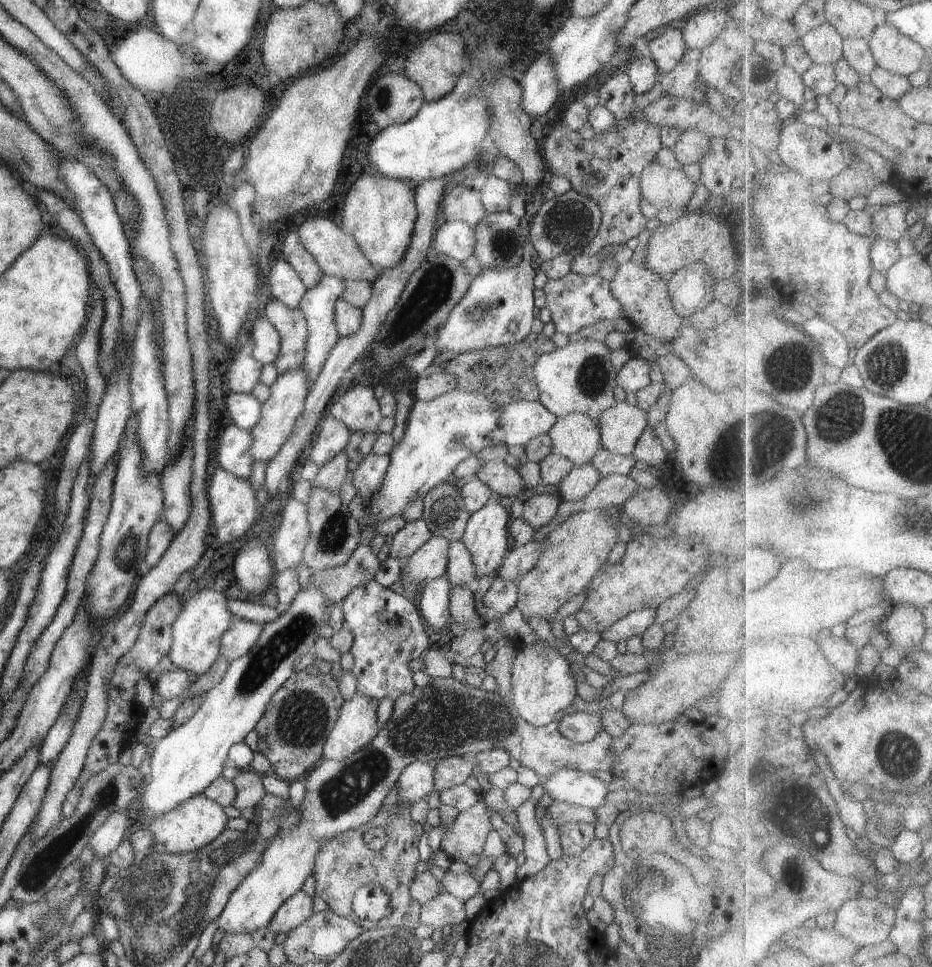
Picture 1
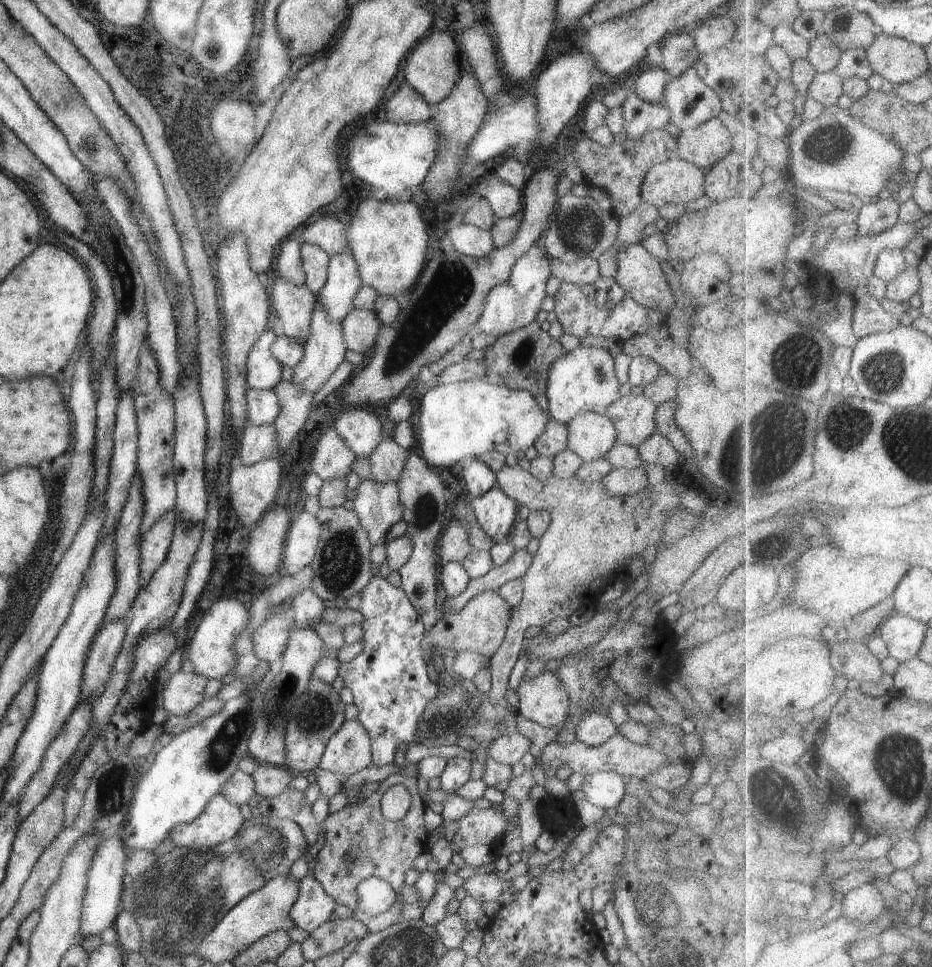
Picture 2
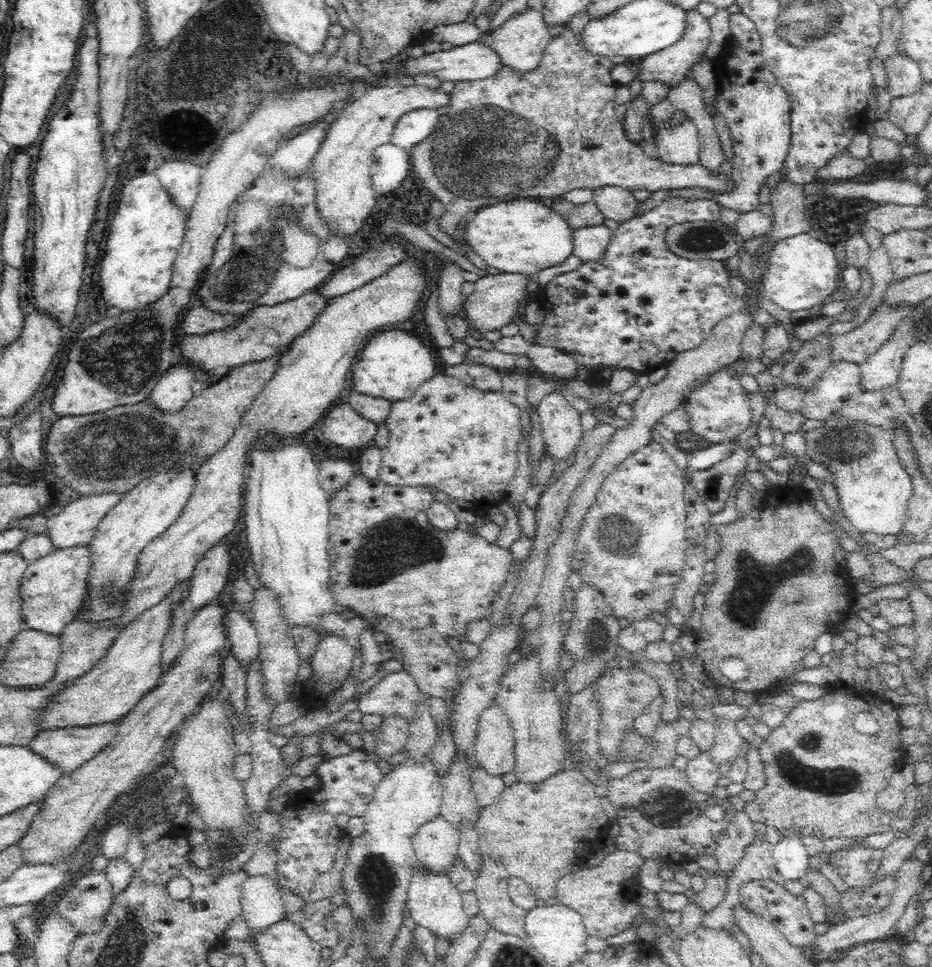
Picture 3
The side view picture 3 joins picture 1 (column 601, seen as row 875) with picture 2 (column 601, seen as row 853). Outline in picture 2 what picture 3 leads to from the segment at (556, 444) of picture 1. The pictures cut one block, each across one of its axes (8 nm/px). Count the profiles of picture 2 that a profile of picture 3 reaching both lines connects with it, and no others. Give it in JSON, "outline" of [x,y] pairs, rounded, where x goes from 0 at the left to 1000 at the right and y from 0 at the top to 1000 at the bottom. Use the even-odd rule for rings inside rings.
{"outline":[[[638,426],[620,428],[607,438],[607,443],[612,449],[607,463],[628,479],[648,473],[662,458],[663,445],[650,429]]]}

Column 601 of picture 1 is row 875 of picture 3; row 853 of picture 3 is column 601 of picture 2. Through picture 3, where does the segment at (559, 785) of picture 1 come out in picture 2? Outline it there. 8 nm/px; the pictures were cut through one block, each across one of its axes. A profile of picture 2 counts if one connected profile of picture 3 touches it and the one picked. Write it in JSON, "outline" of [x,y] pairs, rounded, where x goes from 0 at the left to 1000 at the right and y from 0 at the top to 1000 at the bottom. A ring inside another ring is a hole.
{"outline":[[[643,798],[629,801],[624,818],[631,829],[642,836],[661,837],[661,831],[674,825],[673,805],[661,798]]]}

